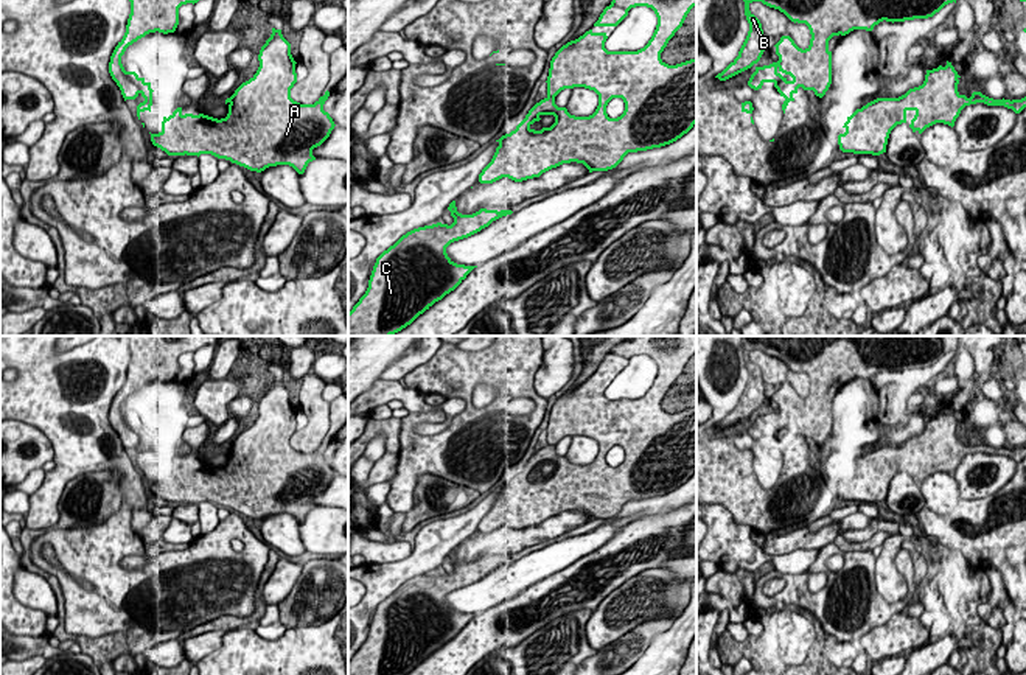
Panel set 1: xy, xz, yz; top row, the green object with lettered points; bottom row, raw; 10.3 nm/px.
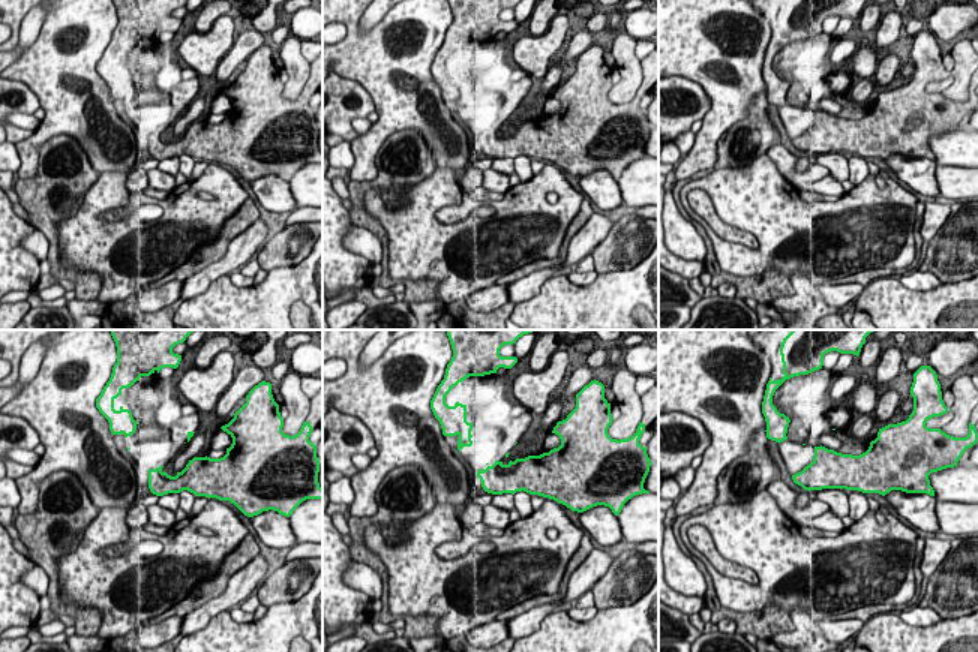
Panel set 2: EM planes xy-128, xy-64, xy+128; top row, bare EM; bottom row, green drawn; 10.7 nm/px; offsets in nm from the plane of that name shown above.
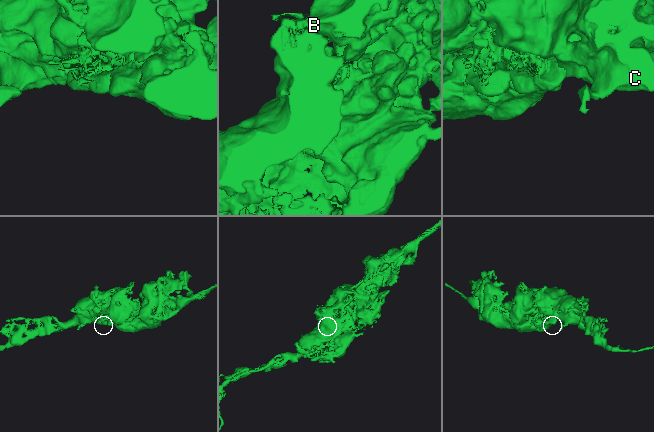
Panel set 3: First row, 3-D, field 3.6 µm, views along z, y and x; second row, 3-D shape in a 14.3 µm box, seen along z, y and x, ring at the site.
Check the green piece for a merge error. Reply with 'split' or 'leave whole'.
leave whole

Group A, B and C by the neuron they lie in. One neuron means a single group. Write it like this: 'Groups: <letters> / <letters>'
Groups: A B C

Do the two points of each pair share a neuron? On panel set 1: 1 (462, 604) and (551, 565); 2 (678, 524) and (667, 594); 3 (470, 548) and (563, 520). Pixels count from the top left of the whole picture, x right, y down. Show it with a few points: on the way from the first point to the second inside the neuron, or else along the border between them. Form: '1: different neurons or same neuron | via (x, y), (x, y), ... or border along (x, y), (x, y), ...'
1: same neuron | via (484, 593), (529, 570)
2: different neurons | border along (661, 568), (642, 570), (627, 580)
3: same neuron | via (493, 542), (521, 540), (540, 534)

